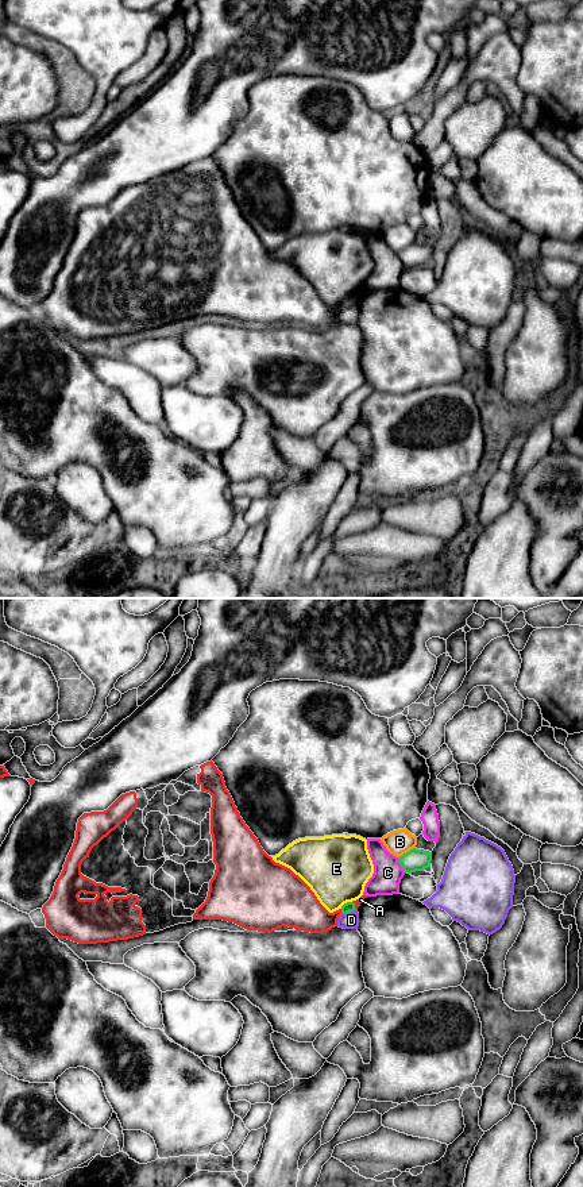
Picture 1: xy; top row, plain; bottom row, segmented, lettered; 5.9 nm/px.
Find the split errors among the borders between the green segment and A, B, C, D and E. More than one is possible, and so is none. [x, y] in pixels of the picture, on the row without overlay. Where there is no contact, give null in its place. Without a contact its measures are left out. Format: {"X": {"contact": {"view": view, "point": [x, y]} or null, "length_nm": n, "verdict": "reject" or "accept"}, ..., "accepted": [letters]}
{"A": {"contact": {"view": "xy", "point": [342, 307]}, "length_nm": 40, "verdict": "reject"}, "B": {"contact": {"view": "xy", "point": [406, 247]}, "length_nm": 120, "verdict": "reject"}, "C": {"contact": {"view": "xy", "point": [401, 261]}, "length_nm": 110, "verdict": "reject"}, "D": {"contact": {"view": "xy", "point": [348, 307]}, "length_nm": 90, "verdict": "reject"}, "E": {"contact": {"view": "xy", "point": [347, 297]}, "length_nm": 90, "verdict": "reject"}, "accepted": []}

